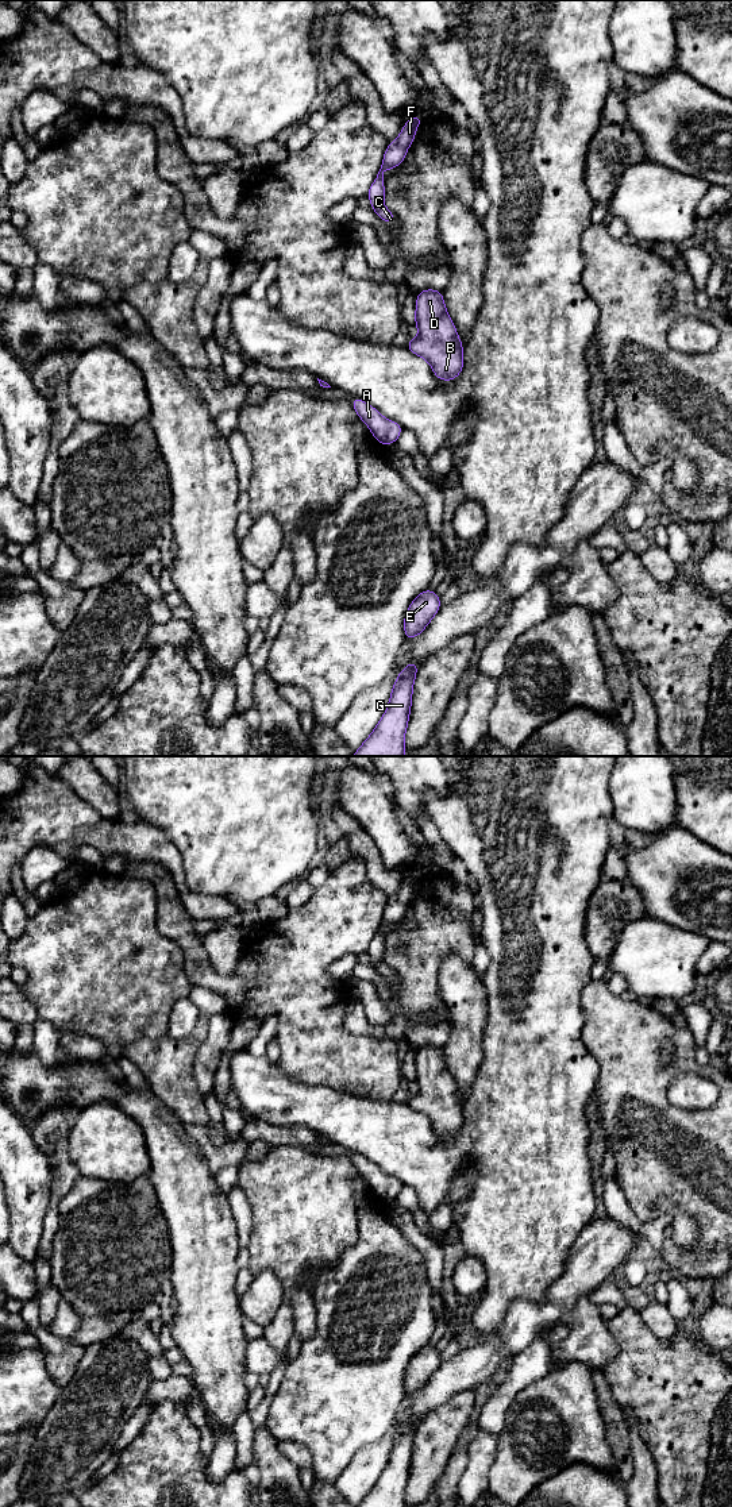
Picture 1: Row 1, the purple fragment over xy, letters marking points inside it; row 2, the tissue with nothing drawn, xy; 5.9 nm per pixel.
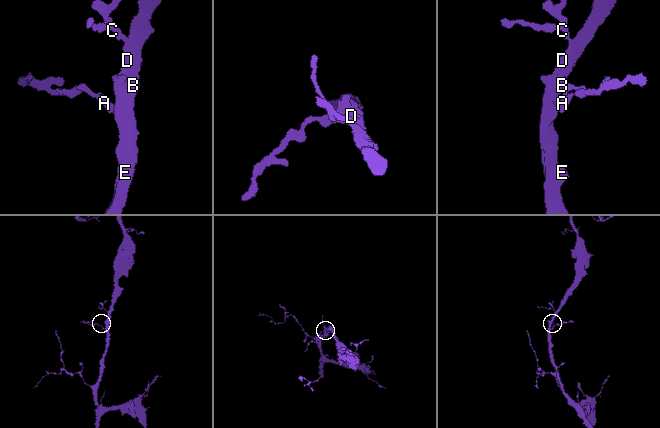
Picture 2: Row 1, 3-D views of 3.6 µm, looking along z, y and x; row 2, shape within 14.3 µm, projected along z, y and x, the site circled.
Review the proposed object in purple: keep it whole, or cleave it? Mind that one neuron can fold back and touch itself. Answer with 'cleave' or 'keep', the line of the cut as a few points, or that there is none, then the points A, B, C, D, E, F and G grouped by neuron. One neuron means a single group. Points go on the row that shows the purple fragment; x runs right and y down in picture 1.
cleave | xy (382, 205), (374, 209) | A B C D E G / F

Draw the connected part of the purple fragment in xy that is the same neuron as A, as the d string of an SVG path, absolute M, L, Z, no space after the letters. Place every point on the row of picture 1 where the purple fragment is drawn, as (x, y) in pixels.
M352 396L351 405L378 443L390 446L397 442L404 429L398 423L385 419L375 408L358 397Z

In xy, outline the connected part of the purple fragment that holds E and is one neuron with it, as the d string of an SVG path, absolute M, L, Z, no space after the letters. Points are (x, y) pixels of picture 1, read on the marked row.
M427 589L417 594L411 602L404 617L405 639L417 637L431 623L442 606L440 597L435 590Z

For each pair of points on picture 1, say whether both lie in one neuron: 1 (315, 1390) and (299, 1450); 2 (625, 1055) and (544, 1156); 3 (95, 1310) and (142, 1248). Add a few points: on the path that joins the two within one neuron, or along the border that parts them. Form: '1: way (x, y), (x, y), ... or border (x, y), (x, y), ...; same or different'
1: border (278, 1438), (300, 1442), (308, 1450), (312, 1464); different
2: border (598, 1064), (598, 1079), (590, 1102); different
3: way (106, 1295), (106, 1284), (127, 1263); same

